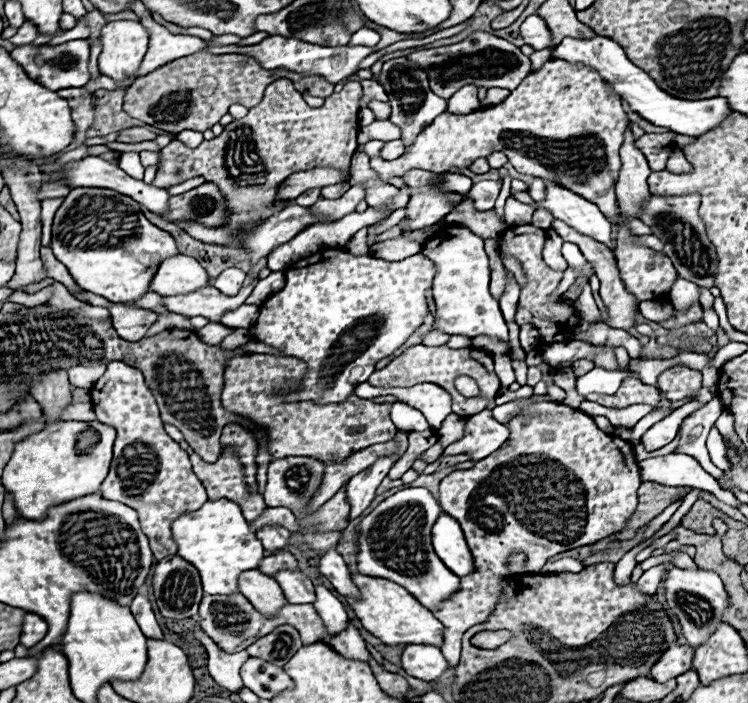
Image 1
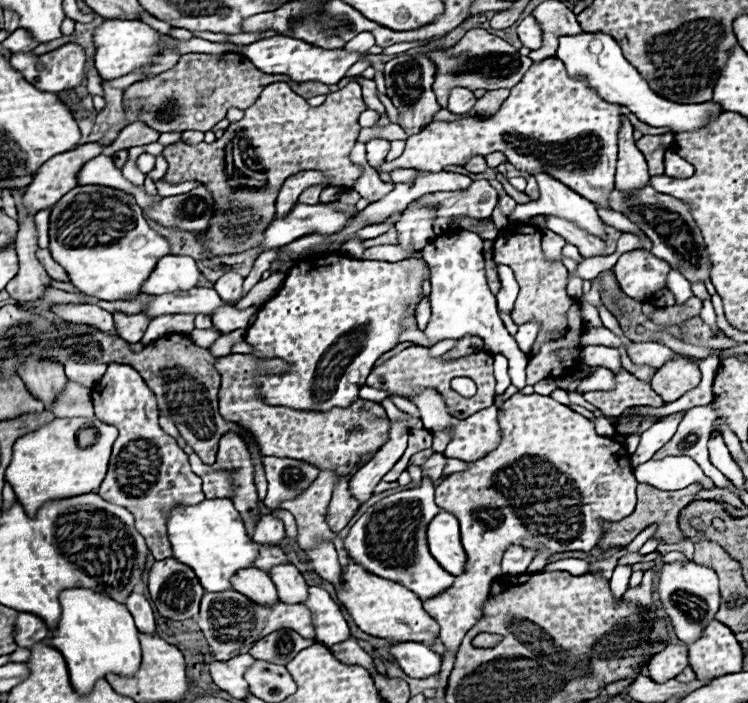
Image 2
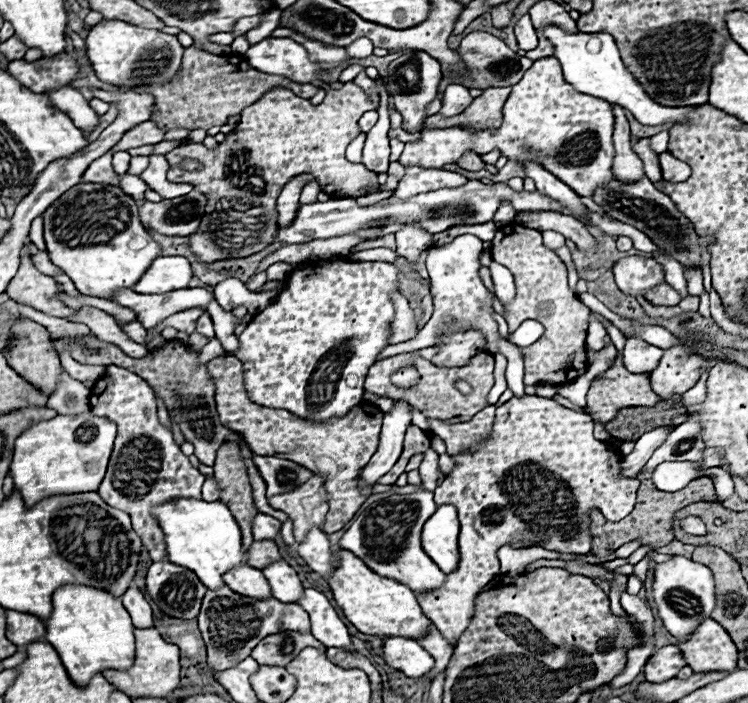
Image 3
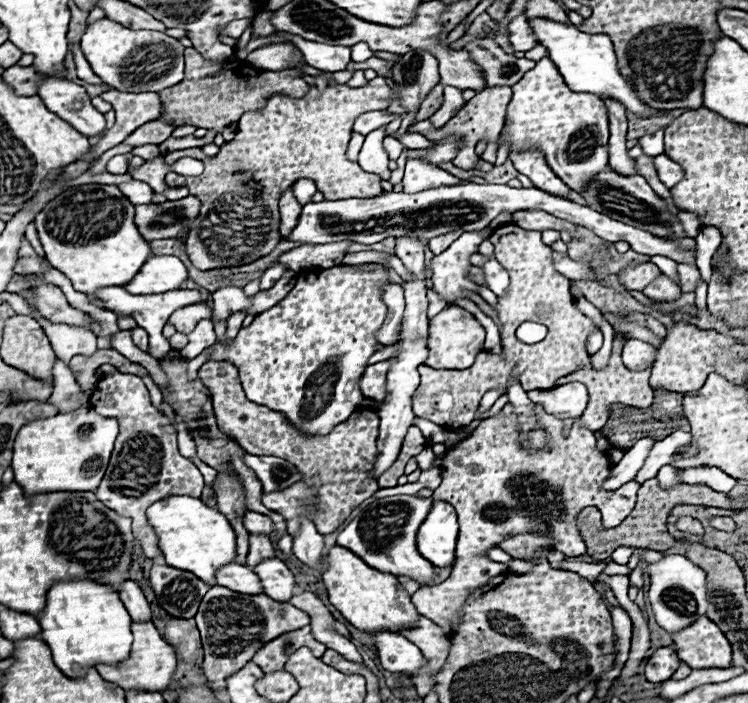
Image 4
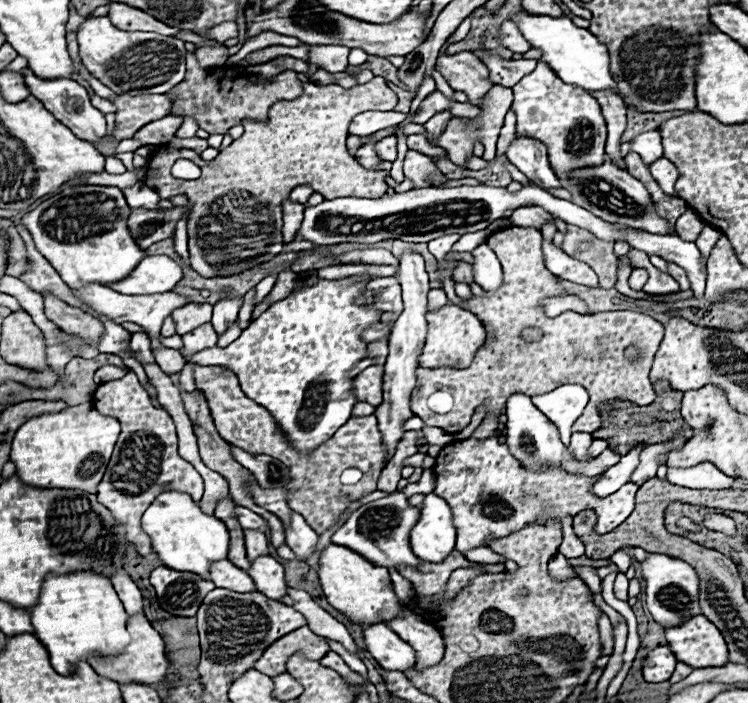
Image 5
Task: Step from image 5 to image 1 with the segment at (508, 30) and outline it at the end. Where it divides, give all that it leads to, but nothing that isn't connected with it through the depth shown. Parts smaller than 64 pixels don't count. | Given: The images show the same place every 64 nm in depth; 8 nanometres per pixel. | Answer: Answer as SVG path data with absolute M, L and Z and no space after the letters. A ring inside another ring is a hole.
M536 14L528 16L522 26L520 26L520 36L524 38L524 42L528 46L532 46L534 50L542 50L550 44L550 30L546 28L544 20Z

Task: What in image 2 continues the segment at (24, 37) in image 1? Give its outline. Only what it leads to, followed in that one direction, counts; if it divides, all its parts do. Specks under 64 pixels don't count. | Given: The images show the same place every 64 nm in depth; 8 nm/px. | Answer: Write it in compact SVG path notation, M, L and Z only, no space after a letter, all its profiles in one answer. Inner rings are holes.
M16 30L2 42L2 46L8 48L12 54L18 54L18 52L30 52L32 48L38 46L38 42L34 42L26 30Z

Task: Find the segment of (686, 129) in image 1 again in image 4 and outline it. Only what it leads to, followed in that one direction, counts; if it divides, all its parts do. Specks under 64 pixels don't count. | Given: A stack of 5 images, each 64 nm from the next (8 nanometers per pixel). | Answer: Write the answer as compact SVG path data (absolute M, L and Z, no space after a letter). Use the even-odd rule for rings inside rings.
M534 18L534 20L528 20L528 24L530 24L534 40L538 44L546 46L548 58L558 66L558 72L562 74L562 78L566 80L566 84L572 90L590 92L596 96L610 94L610 98L618 98L618 102L622 102L630 112L640 114L640 116L658 114L658 110L650 110L648 106L644 106L636 98L634 90L620 76L618 66L616 66L616 54L614 54L610 38L606 34L588 34L568 22L554 22L548 18Z

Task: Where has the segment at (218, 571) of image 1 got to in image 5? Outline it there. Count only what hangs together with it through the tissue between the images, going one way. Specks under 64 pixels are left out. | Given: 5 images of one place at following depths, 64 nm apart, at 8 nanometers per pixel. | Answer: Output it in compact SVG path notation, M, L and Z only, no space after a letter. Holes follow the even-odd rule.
M168 490L160 494L142 516L142 530L150 536L152 548L164 566L180 572L194 572L206 578L210 562L226 558L228 554L228 530L214 518L198 510L198 504L184 492Z

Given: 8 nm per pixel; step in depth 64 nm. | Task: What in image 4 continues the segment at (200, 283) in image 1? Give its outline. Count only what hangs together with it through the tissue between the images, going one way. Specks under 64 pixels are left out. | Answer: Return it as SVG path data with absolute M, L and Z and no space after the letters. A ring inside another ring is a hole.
M152 256L124 290L130 294L164 294L176 290L186 276L186 266L176 256Z

